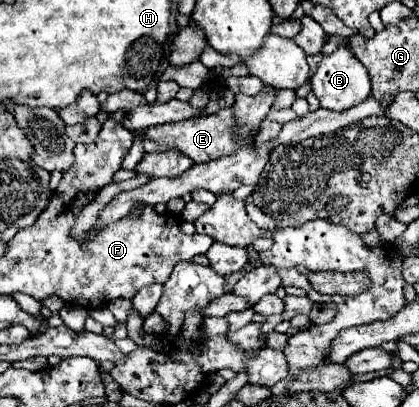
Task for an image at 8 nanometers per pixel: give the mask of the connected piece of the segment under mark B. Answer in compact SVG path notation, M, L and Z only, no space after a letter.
M343 46L321 60L315 76L311 78L311 86L319 104L335 112L343 112L343 108L349 108L351 104L359 104L359 100L365 100L371 94L371 80L365 66L353 56L349 48Z

